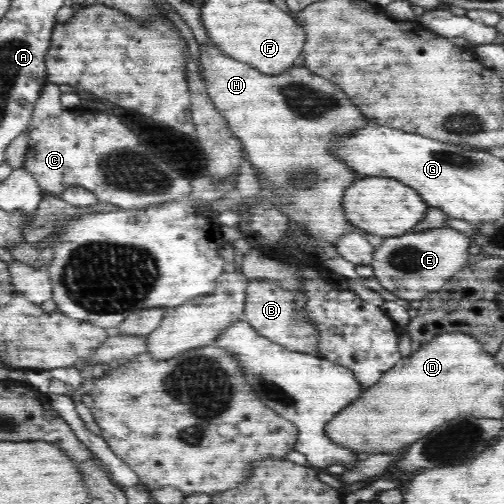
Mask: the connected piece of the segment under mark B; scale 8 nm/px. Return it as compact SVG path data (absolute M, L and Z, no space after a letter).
M249 279L247 282L247 285L245 286L245 301L244 301L244 320L246 320L248 323L251 324L252 328L256 330L256 333L260 334L261 336L264 336L268 338L268 340L276 343L280 343L282 347L288 348L290 351L300 351L303 353L312 353L312 355L320 356L320 352L316 352L316 344L318 342L318 336L316 336L316 328L310 327L310 324L305 324L303 322L303 316L299 314L298 306L294 304L296 302L295 296L292 296L292 292L290 292L288 289L278 286L279 282L275 280L266 280L266 279Z

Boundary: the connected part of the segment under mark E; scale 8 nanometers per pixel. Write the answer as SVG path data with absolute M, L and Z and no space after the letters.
M449 227L392 236L386 238L378 250L374 250L374 276L394 296L404 300L420 300L428 292L440 290L450 276L464 268L466 260L474 260L468 252L471 245L471 236Z

